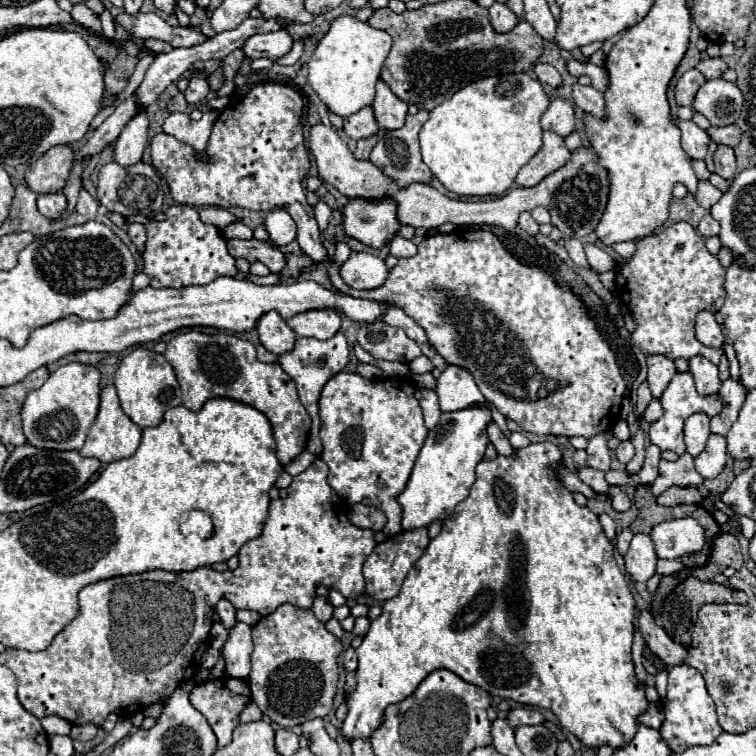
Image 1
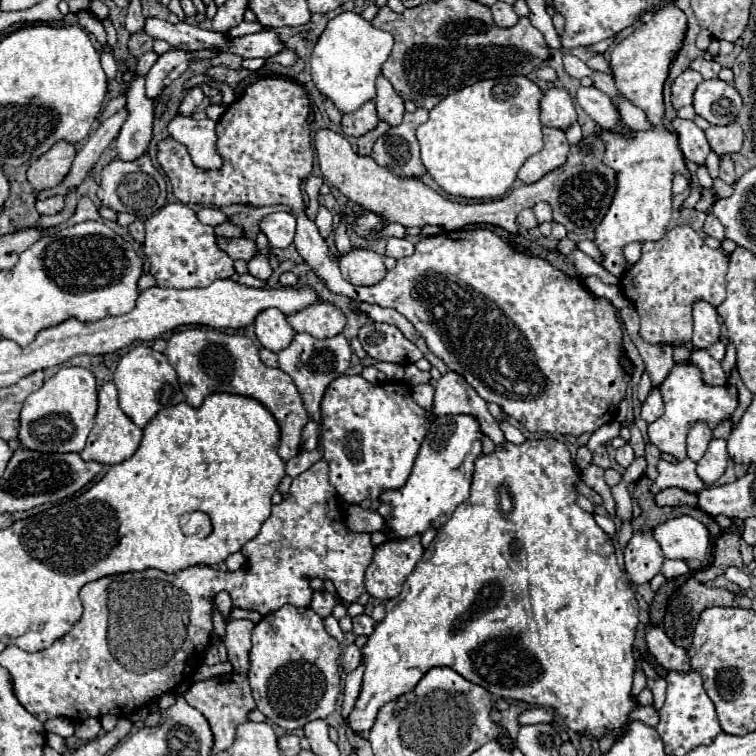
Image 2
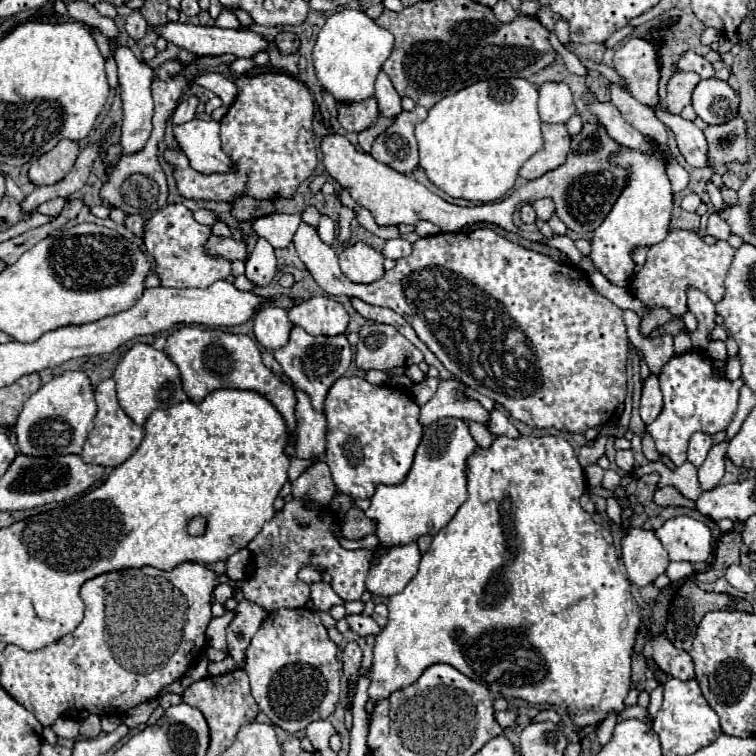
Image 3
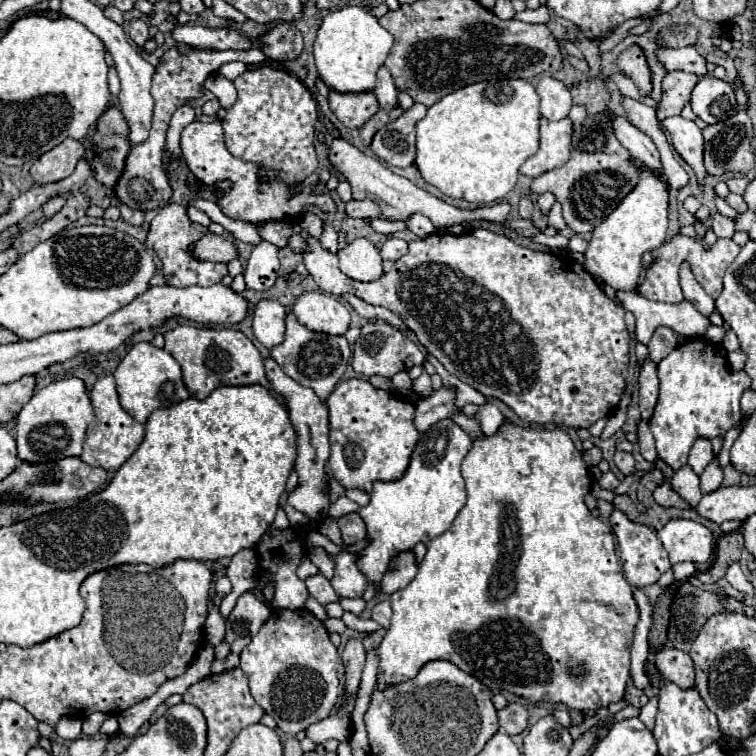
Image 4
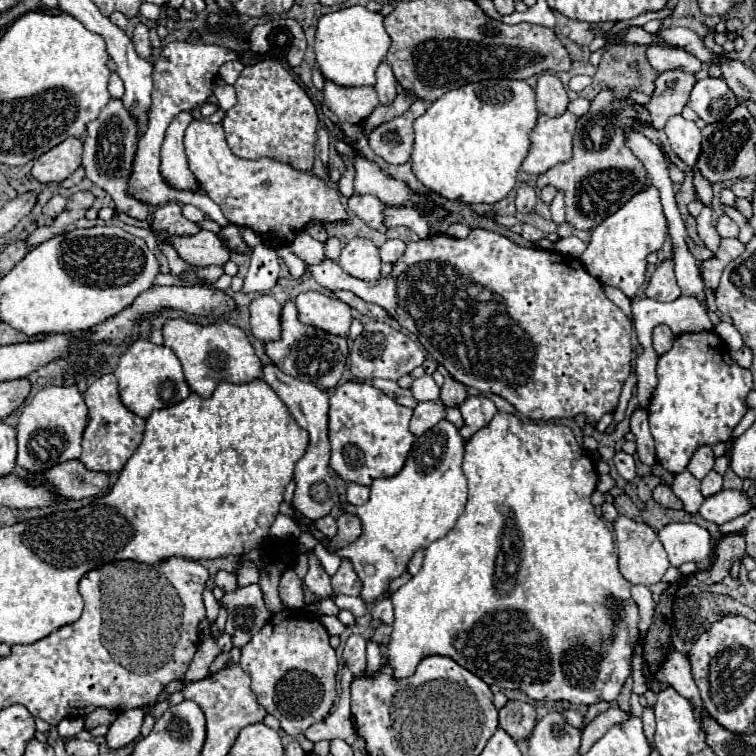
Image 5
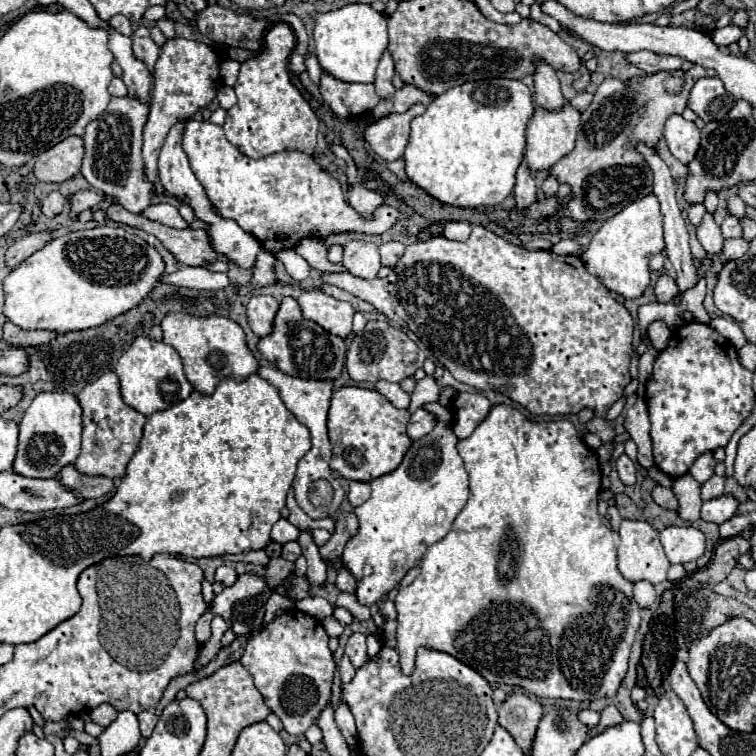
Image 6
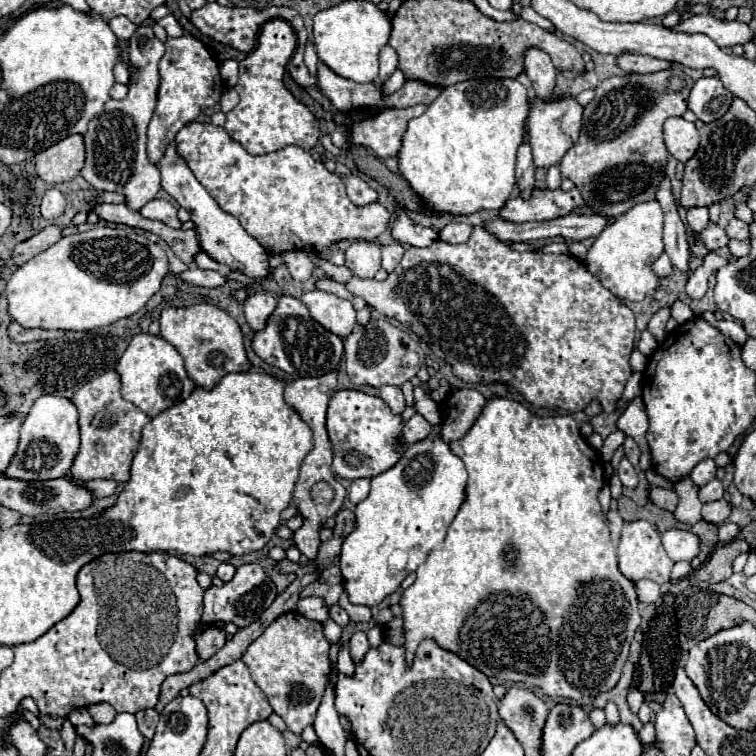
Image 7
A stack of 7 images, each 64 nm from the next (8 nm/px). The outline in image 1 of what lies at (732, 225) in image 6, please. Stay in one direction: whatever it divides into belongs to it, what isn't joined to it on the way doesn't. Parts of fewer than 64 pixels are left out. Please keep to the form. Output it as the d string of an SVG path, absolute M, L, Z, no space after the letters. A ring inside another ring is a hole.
M706 214L706 216L700 220L700 224L698 224L698 232L700 232L702 236L716 236L716 234L720 232L720 224L718 224L710 214Z

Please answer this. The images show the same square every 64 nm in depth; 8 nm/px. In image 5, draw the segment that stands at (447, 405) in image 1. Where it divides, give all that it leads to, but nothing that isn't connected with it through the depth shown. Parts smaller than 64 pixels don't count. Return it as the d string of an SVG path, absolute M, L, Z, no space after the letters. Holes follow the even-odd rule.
M440 398L432 400L432 402L420 402L414 408L414 416L412 416L412 422L410 422L410 432L416 434L416 436L422 436L432 426L436 426L444 416L446 416L446 406Z

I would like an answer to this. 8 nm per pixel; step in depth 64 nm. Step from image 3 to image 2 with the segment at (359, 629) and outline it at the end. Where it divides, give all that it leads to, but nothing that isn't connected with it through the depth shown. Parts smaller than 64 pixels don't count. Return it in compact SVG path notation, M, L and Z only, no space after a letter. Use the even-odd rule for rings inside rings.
M362 614L362 616L356 616L356 618L352 618L352 622L354 622L354 634L356 636L370 636L372 632L374 632L374 620L368 616L368 614Z

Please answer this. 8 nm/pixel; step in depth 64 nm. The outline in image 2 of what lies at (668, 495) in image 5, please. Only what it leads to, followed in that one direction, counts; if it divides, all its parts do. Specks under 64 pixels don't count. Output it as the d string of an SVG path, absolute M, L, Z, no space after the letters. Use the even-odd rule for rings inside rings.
M666 488L656 494L656 504L658 506L682 506L682 504L696 506L698 496L682 490L682 488Z

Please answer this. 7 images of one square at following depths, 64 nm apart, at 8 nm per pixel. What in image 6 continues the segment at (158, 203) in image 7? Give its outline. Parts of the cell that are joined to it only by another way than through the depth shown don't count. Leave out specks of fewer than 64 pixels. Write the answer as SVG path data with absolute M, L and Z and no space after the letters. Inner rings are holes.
M152 204L144 210L144 216L160 222L164 226L172 226L172 228L188 228L188 222L182 220L182 216L178 214L178 208L172 204Z

